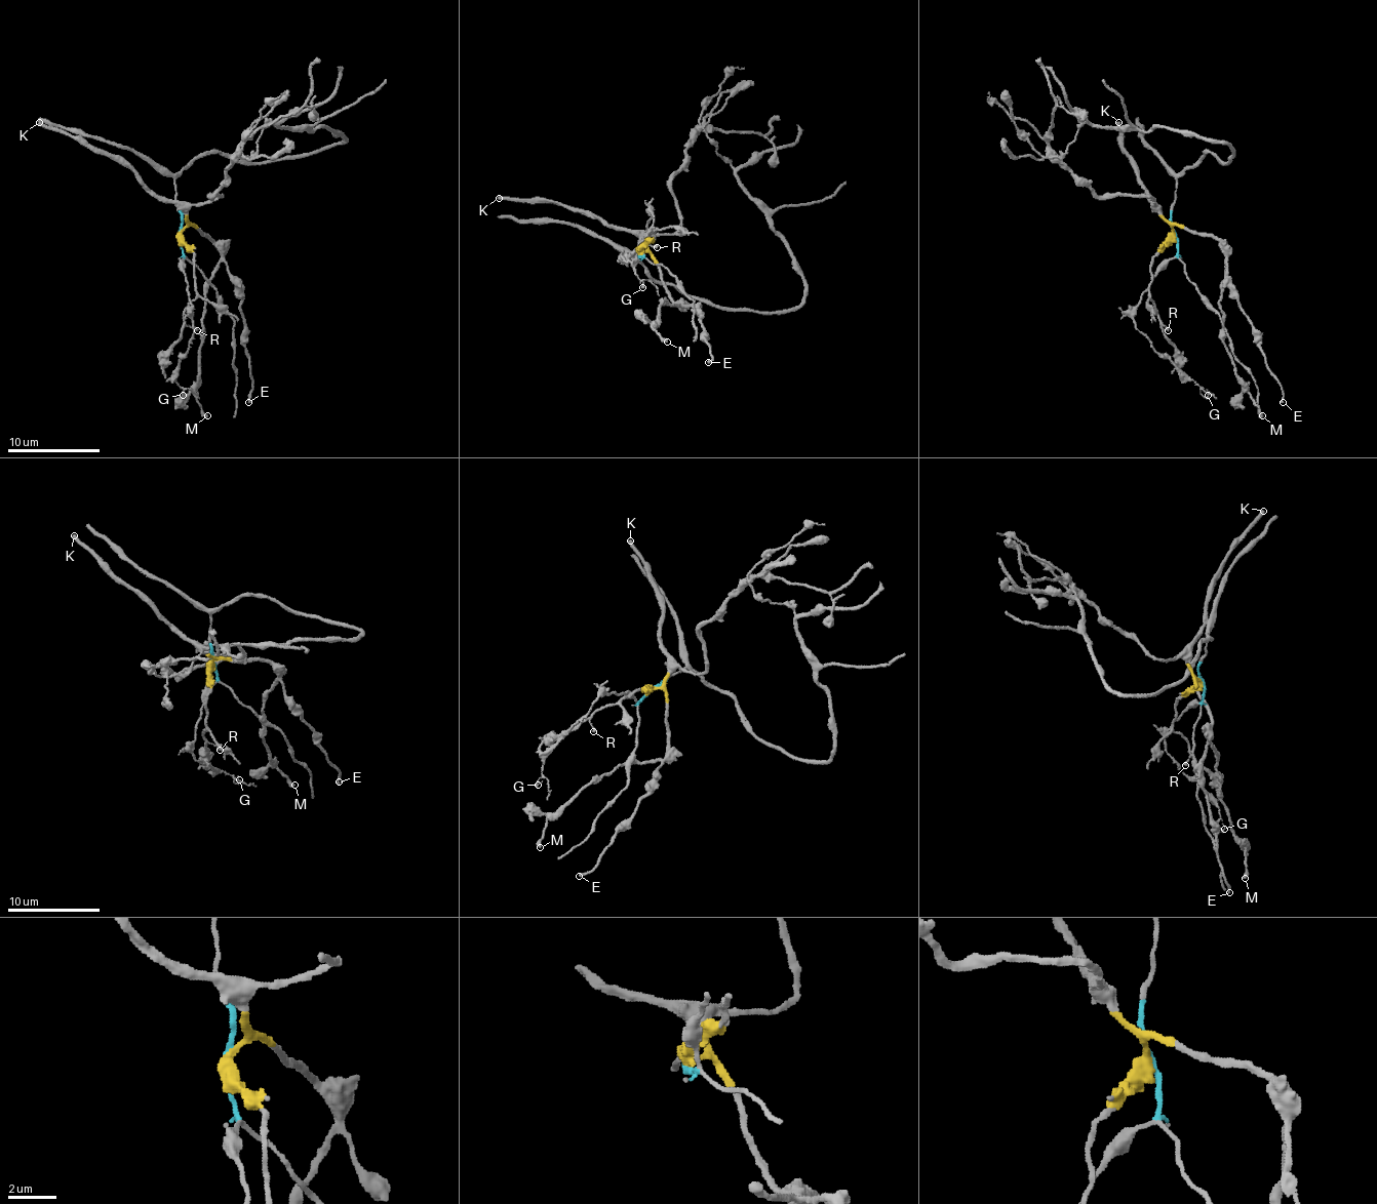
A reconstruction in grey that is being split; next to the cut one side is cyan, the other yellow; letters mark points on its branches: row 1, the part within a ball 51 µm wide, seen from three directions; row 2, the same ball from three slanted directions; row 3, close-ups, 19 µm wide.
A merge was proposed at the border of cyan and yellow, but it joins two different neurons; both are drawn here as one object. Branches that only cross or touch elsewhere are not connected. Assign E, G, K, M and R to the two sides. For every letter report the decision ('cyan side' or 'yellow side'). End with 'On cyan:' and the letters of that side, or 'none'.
E: yellow side
G: cyan side
K: yellow side
M: yellow side
R: yellow side
On cyan: G

